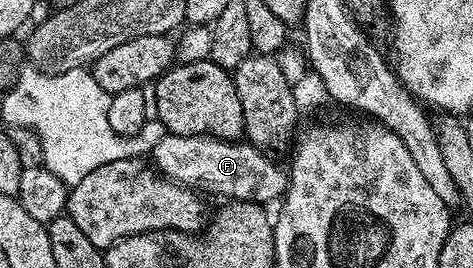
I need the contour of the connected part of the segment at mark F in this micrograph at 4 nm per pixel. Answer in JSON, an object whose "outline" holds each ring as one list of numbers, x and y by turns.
{"outline":[[166,133,151,152,152,165,182,186,206,186,217,194,226,194,226,199,258,204,276,203,287,190,286,171,281,171,268,157,272,158,264,149,257,149,245,140,196,138,170,133]]}

